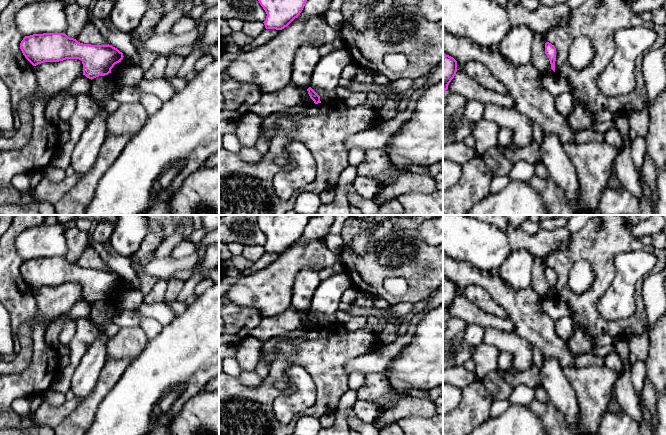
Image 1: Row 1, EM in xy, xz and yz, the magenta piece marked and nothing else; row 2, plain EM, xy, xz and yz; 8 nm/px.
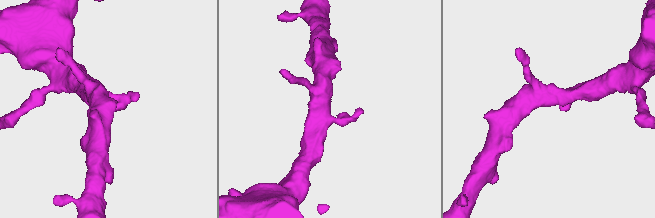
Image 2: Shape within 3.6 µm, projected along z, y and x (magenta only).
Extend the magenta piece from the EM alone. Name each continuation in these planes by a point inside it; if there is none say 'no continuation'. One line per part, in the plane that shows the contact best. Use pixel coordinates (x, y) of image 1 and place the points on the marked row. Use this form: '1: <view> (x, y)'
no continuation

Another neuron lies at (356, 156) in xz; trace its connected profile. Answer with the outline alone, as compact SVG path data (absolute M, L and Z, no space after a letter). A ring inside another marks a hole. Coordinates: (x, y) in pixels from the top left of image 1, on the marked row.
M353 148L348 152L349 165L357 167L365 158L366 150L361 148Z

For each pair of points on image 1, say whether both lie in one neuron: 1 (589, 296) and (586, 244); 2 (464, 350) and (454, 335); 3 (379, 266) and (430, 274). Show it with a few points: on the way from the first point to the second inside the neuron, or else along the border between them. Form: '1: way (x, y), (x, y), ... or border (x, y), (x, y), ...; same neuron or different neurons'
1: way (600, 283), (599, 257); same neuron
2: way (460, 346), (454, 339); same neuron
3: way (392, 269), (417, 269); same neuron

